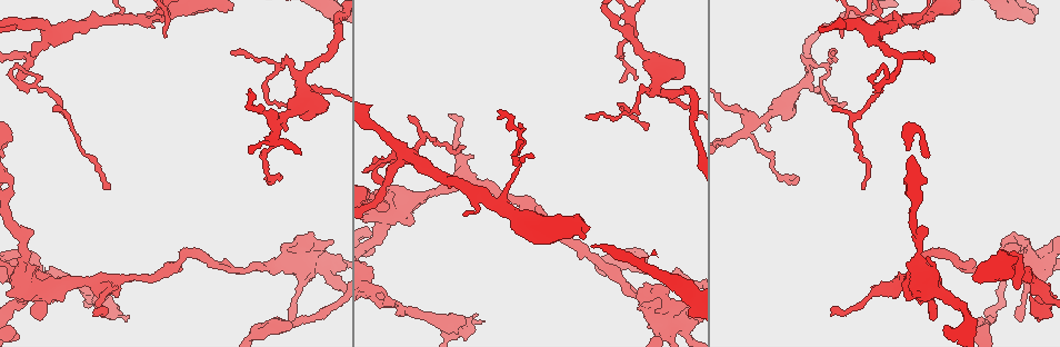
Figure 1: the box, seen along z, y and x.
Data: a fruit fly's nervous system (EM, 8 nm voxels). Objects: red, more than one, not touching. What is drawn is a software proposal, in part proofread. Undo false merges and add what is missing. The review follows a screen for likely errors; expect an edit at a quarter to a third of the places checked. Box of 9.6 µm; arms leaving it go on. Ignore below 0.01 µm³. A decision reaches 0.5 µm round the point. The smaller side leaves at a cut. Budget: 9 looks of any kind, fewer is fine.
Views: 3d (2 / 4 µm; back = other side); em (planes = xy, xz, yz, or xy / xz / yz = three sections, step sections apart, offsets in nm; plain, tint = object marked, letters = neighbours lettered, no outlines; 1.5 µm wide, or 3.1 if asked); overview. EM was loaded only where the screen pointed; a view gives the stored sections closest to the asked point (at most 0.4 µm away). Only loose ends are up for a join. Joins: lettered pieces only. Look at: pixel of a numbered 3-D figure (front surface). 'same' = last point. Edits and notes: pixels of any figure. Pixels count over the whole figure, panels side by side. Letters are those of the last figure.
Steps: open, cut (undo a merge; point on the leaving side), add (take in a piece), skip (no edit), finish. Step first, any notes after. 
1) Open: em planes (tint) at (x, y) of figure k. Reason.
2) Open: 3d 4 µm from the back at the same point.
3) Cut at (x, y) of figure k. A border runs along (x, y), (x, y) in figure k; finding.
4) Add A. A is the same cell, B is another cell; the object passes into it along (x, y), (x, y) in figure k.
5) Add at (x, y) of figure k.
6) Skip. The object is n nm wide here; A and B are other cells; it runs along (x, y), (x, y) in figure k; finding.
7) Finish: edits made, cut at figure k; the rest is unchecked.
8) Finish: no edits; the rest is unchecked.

Open: 3d 2 µm at (463, 325) of figure 1. Branch stops here.

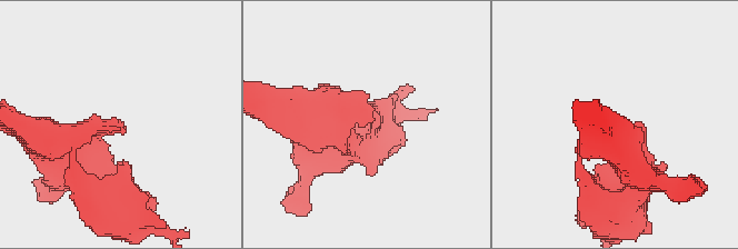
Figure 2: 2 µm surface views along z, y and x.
Open: em planes (letters) at (374, 118) of figure 2.

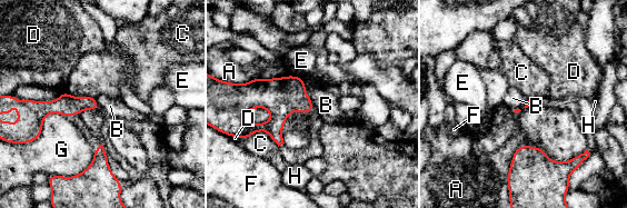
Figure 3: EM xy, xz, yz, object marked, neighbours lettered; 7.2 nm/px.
Skip. A, B, C, D, E, F, G and H are other cells; a border runs along (306, 83), (305, 91), (314, 109) in figure 3; none of them fits.

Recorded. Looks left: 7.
Open: em planes (tint) at (36, 318) of figure 1. An open end.

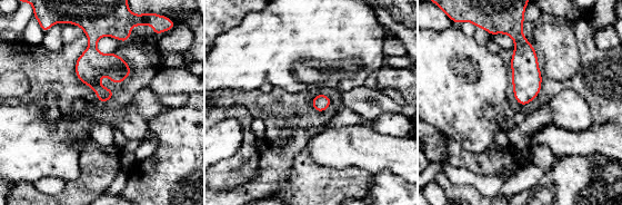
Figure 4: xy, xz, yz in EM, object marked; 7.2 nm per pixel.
Open: em planes (letters) at the same point.

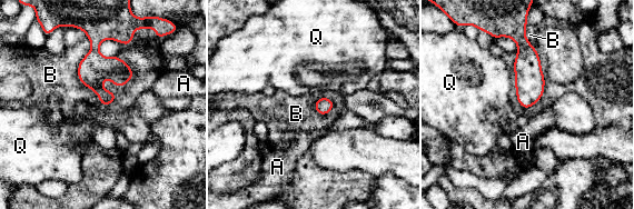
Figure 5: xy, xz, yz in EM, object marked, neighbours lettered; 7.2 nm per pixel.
Skip. A, B and Q are other cells; a border runs along (87, 37), (78, 79), (95, 93) in figure 5; no lettered piece goes on from it.

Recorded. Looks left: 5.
Open: em planes (letters) at (332, 241) of figure 1. Branch stops here.

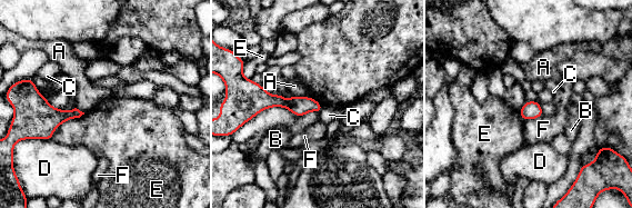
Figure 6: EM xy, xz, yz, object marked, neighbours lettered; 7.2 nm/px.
Skip. The longest contact is with E, 300 nm; A, B, C, D, E and F are other cells; it runs along (251, 100), (280, 100), (319, 109) in figure 6; no lettered piece goes on from it.

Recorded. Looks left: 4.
Open: 3d 2 µm at (499, 204) of figure 1. Looks like a crossing.

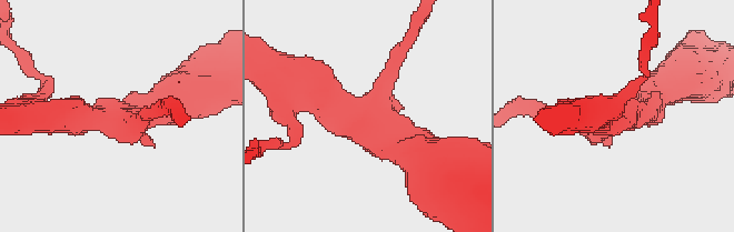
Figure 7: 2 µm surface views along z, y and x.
Open: em xz step 8 (tint) at (626, 116) of figure 7. 4 arms meet here.

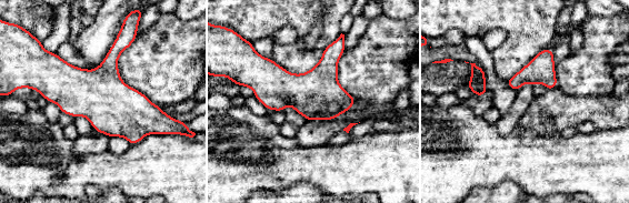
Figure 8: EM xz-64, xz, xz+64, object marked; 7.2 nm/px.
Open: em planes (letters) at the same point.

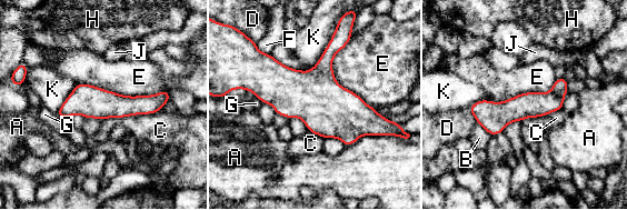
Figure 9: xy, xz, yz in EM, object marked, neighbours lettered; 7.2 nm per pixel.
Skip. The longest contact is with E, 650 nm; A, B, C, D, E, F, G, H, J and K are other cells; it runs along (167, 93), (60, 113) in figure 9; continuous, no second cell.

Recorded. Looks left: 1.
Finish: no edits; the rest is unchecked.

